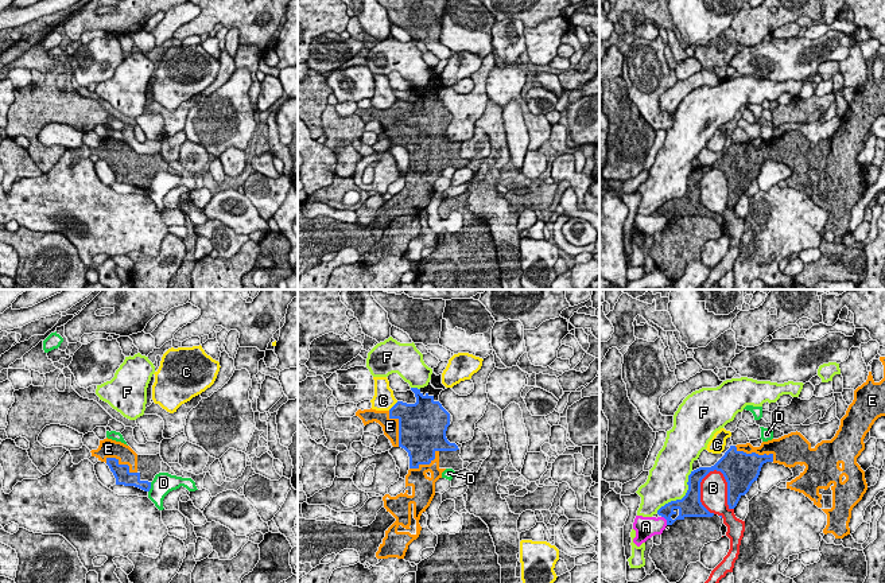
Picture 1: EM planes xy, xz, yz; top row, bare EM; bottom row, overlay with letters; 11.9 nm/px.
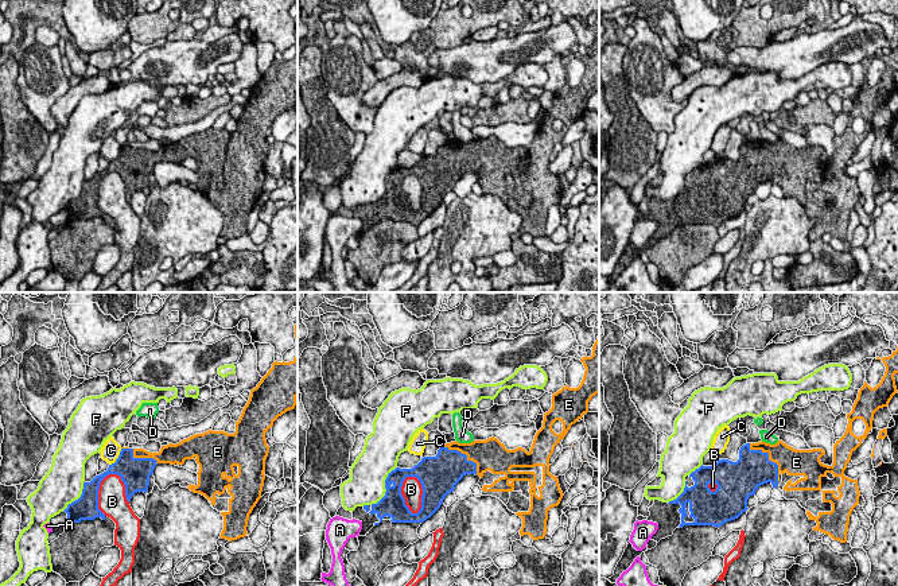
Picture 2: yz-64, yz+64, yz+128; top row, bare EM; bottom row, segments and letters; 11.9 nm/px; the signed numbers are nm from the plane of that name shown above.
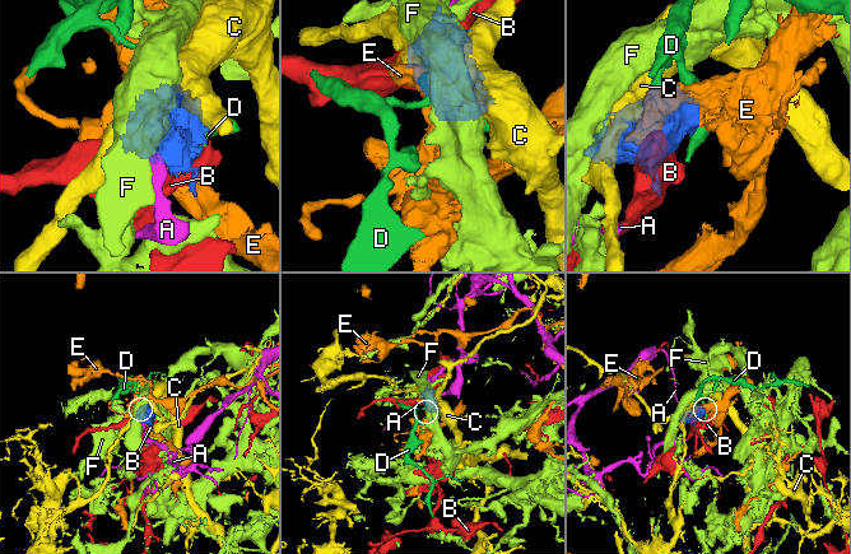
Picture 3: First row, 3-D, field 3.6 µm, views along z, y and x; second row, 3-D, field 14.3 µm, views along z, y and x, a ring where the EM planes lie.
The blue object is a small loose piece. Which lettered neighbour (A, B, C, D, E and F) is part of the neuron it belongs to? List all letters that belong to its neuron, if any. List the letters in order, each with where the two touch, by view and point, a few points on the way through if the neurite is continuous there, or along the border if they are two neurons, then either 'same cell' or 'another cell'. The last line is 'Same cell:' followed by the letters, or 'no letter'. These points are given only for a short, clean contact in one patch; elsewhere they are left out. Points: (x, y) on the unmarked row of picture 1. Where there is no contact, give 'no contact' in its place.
A: yz (666, 217) | along yz (662, 214), (667, 222) | another cell
B: yz (728, 185) | another cell
C: xz (394, 104) | another cell
D: xy (150, 186) | along xy (151, 181), (148, 190) | another cell
E: yz (755, 151) | same cell
F: yz (683, 195) | another cell
Same cell: E

